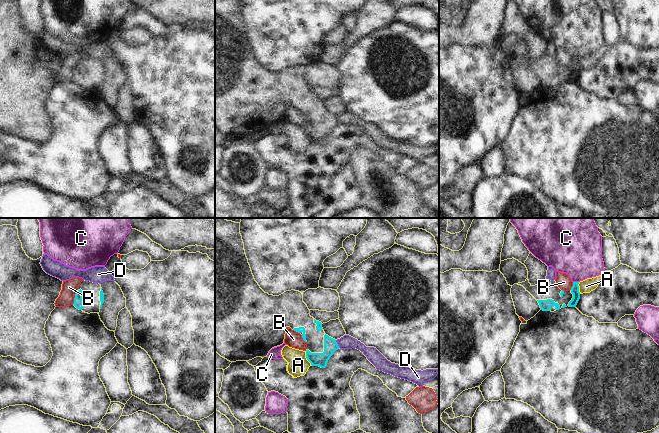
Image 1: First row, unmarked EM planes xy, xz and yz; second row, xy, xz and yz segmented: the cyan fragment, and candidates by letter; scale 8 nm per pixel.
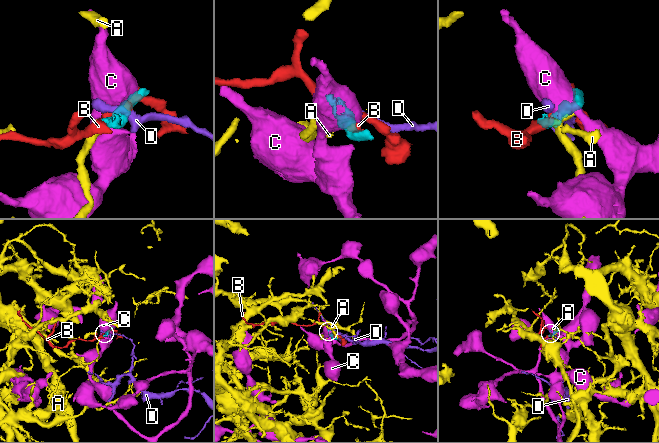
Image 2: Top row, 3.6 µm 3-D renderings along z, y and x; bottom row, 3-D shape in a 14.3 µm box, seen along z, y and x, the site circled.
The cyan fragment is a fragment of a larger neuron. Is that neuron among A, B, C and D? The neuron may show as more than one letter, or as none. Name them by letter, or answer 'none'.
none

